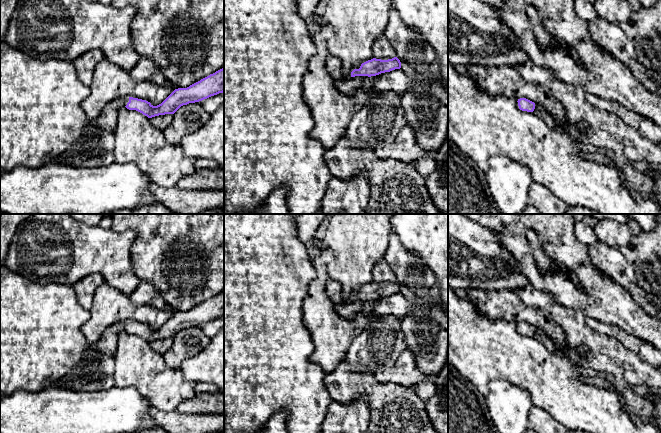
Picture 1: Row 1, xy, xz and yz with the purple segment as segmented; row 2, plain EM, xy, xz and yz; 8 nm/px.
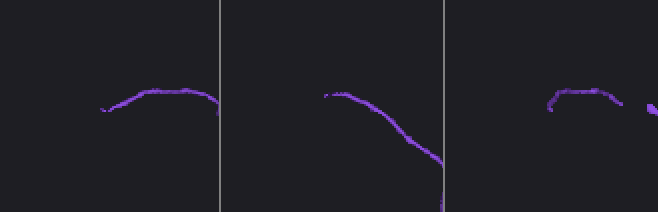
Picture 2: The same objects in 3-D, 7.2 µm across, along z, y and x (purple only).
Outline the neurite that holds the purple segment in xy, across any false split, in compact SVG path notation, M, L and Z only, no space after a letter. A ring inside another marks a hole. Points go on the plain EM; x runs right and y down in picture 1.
M224 292L201 303L187 312L175 313L161 328L153 330L150 326L133 321L119 321L111 325L102 337L89 348L94 353L111 354L117 346L118 334L126 331L136 334L148 342L174 338L181 330L207 323L224 316Z

